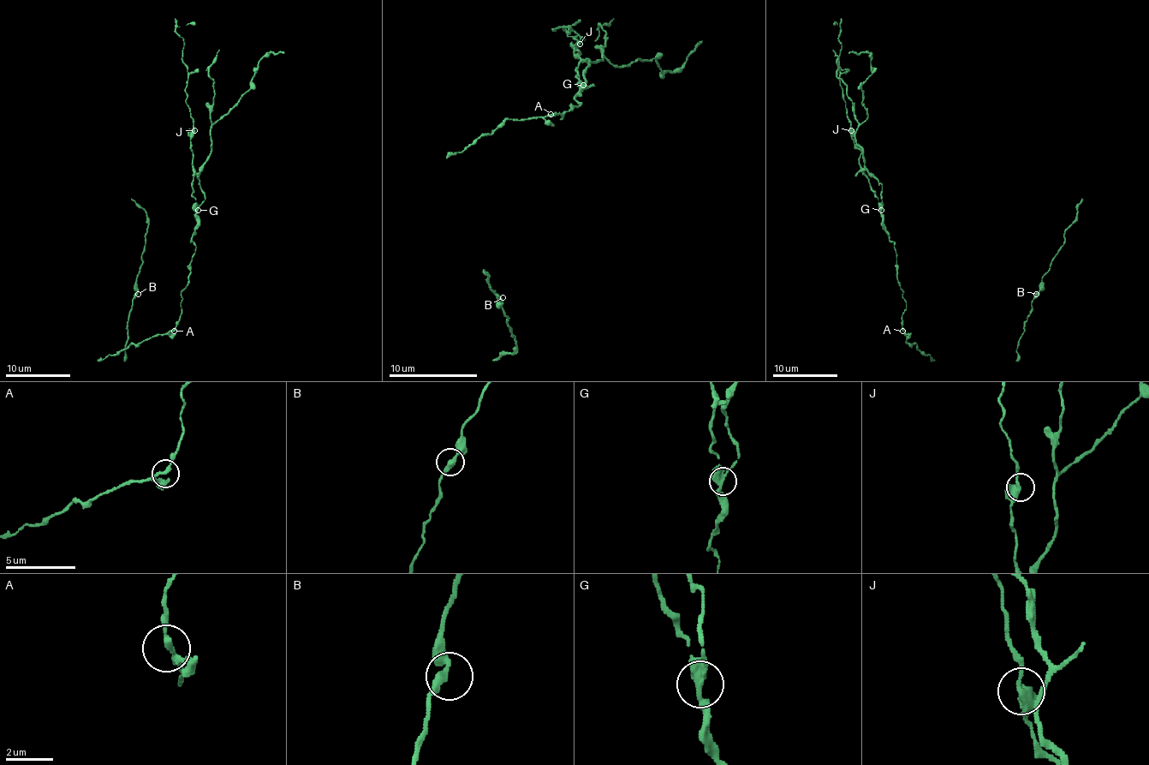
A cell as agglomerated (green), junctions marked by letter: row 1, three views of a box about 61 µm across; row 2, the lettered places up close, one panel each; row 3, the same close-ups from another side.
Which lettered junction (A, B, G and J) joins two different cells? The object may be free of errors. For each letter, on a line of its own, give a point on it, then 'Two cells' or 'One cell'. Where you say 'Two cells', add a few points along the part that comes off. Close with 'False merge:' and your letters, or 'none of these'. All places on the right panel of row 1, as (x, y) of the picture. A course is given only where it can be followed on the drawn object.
A: Place: (902, 331). One cell
B: Place: (1036, 294). One cell
G: Place: (881, 210). Two cells. Course of the part to remove: (881, 210), (881, 185), (855, 141), (866, 117), (862, 88), (872, 74), (870, 56), (849, 51)
J: Place: (851, 130). One cell
False merge: G

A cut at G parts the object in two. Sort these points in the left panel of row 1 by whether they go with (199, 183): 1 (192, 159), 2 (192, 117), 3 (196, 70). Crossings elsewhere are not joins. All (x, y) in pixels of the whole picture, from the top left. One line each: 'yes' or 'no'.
1: no
2: no
3: no

